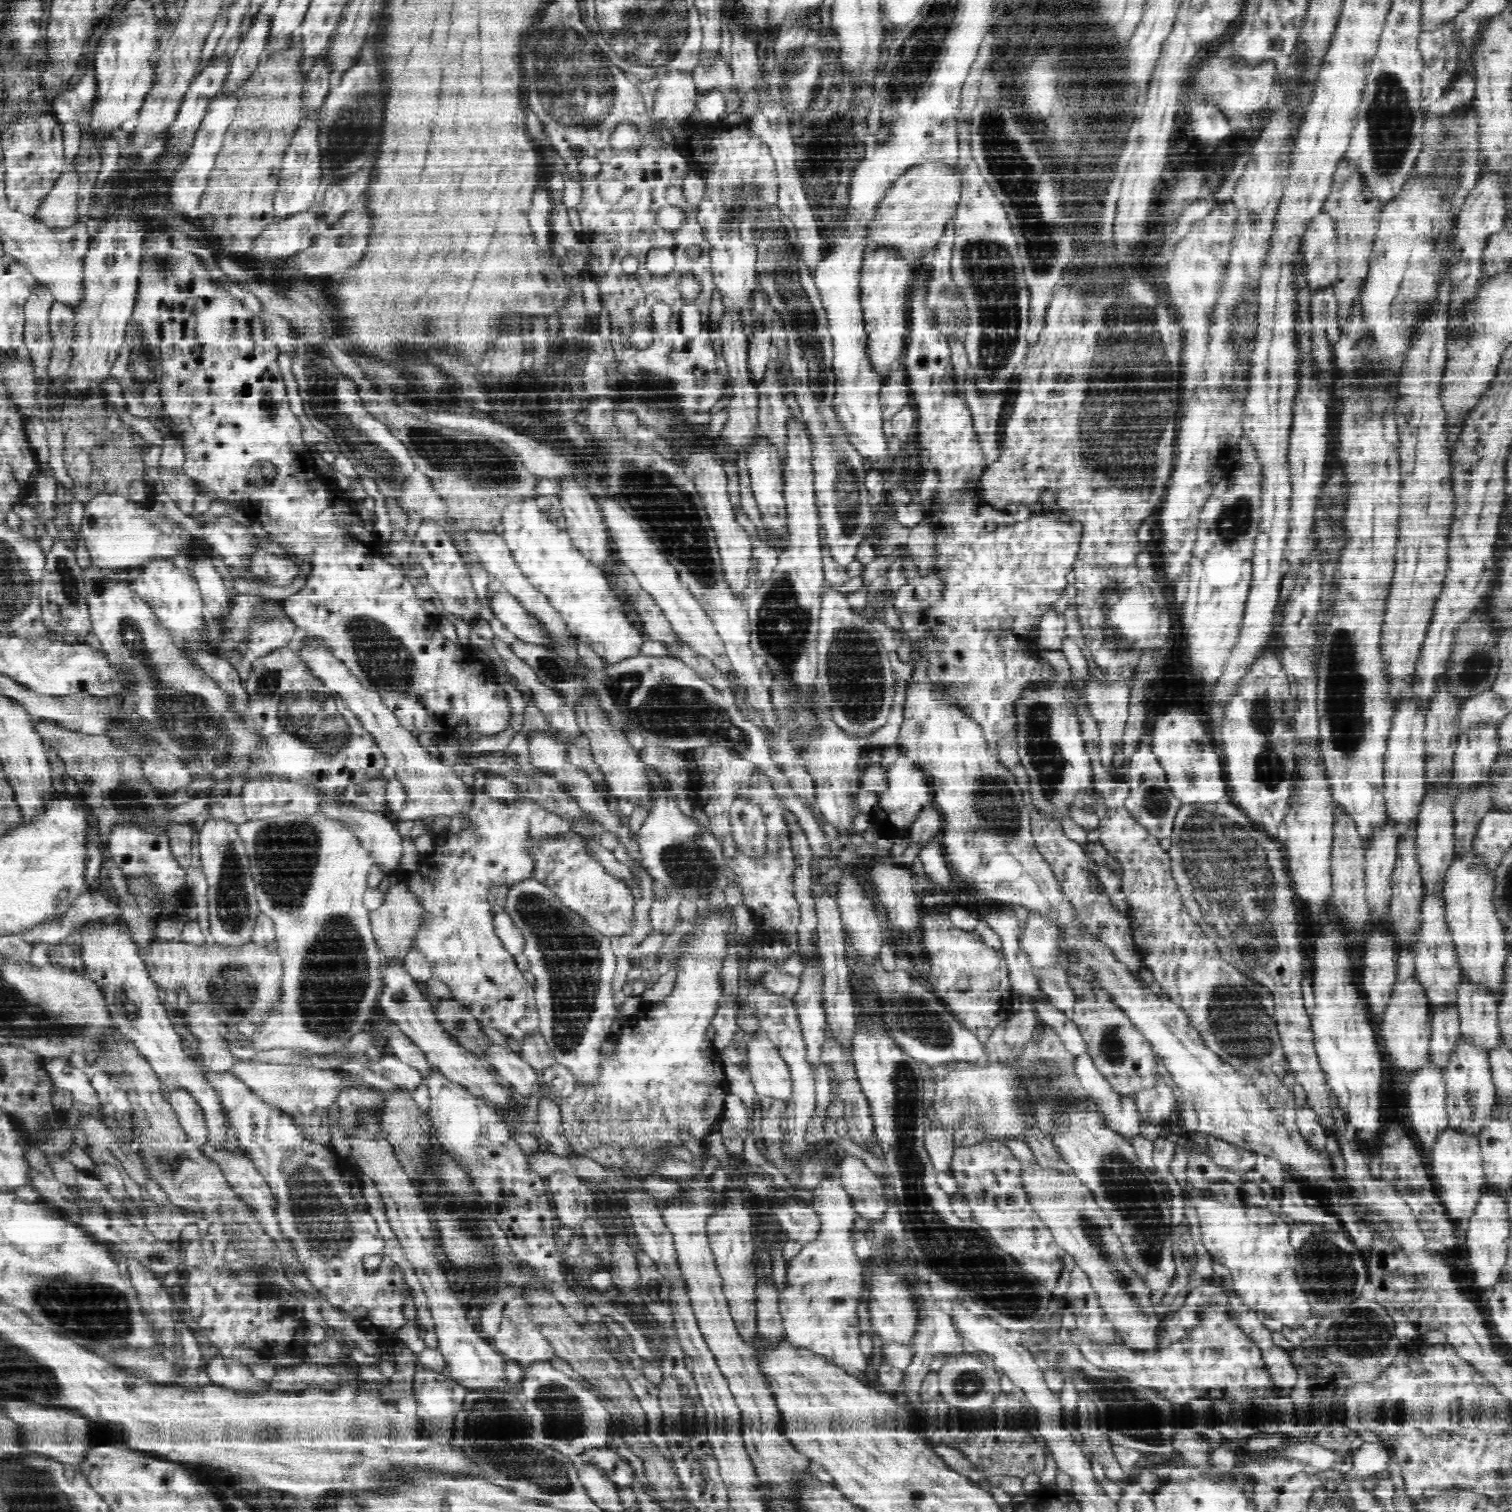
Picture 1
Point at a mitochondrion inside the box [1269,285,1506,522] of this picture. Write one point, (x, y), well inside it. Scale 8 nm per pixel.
(1463, 337)

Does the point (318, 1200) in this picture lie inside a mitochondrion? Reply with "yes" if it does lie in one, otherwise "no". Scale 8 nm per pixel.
yes

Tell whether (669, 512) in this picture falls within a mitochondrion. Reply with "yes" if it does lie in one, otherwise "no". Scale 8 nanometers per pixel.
yes

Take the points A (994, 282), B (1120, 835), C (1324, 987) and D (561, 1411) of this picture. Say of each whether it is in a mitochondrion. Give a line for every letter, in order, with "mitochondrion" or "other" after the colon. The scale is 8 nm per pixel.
A: mitochondrion
B: other
C: other
D: mitochondrion

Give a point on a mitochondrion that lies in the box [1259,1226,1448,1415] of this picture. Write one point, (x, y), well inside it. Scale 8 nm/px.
(1323, 1266)

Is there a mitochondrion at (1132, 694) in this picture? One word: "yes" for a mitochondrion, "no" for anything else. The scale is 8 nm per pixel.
no

